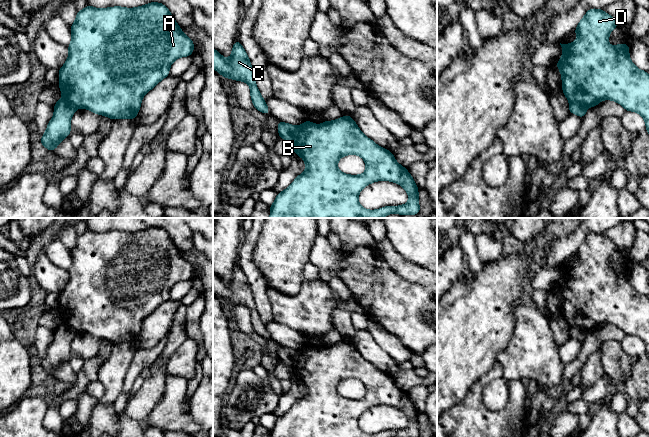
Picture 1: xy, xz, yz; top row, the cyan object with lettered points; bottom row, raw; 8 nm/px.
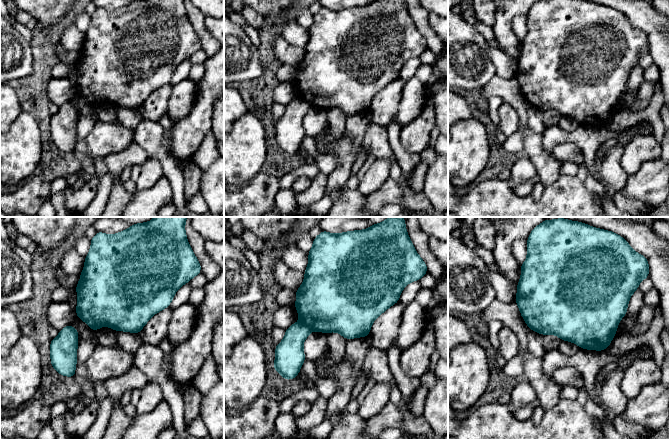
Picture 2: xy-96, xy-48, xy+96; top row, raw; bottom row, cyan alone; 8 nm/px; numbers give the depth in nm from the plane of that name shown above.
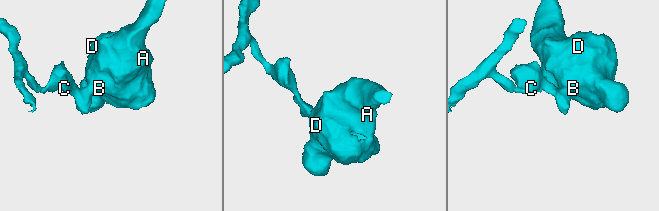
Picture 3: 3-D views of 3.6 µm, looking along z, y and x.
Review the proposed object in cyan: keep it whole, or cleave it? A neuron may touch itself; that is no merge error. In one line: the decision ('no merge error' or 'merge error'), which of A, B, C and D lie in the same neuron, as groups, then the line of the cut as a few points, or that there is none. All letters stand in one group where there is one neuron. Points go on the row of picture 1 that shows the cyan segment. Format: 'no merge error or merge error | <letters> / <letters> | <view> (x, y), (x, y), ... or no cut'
merge error | A B D / C | xz (297, 127), (297, 133), (292, 143)

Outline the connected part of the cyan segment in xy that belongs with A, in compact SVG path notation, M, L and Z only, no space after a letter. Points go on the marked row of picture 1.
M158 2L136 8L115 6L98 9L87 5L77 12L70 28L72 41L67 46L69 56L58 74L62 96L76 109L84 108L111 120L135 120L143 96L169 76L170 66L177 58L191 56L194 50L194 42L182 32L168 8Z

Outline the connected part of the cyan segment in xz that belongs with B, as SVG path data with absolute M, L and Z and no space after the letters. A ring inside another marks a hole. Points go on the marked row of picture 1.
M351 116L324 121L321 125L306 120L297 127L293 143L294 154L305 161L305 171L284 191L277 193L270 206L269 218L382 218L388 214L417 215L420 213L419 188L407 168L395 160L393 153L380 147L366 137ZM355 154L364 159L366 170L361 175L348 175L337 168L339 159ZM387 180L401 185L409 196L409 202L400 206L385 206L377 210L366 210L358 202L360 191L367 185Z

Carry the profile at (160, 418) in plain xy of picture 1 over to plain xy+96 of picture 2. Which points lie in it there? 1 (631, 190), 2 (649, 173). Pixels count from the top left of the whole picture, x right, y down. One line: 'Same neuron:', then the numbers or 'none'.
Same neuron: 1, 2

